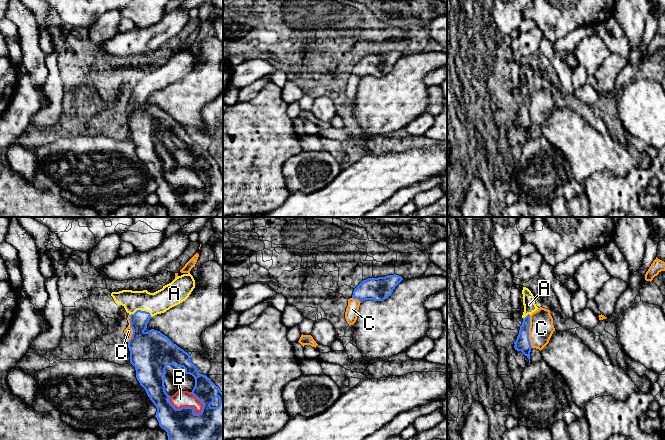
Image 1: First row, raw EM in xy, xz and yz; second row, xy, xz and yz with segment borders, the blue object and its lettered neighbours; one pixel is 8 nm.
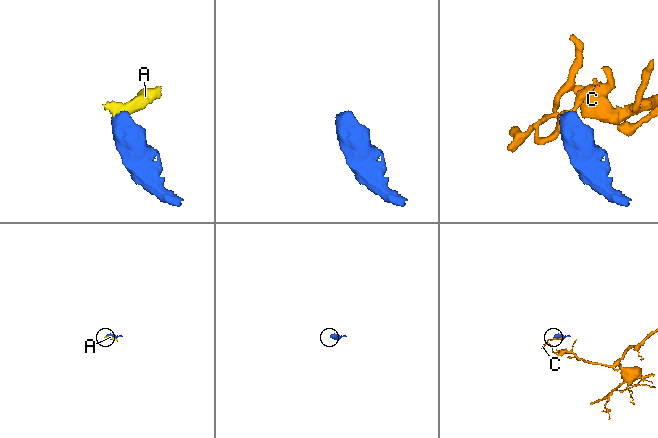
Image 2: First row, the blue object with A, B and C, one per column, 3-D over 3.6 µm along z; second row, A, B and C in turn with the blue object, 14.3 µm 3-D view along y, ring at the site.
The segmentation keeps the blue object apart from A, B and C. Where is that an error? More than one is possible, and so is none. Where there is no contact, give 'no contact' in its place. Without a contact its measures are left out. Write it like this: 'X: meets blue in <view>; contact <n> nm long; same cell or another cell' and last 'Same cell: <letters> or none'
A: meets blue in xy; contact 180 nm long; same cell
B: meets blue in xy; contact 280 nm long; same cell
C: meets blue in yz; contact 260 nm long; another cell
Same cell: A, B

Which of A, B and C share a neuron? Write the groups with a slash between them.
A B / C

